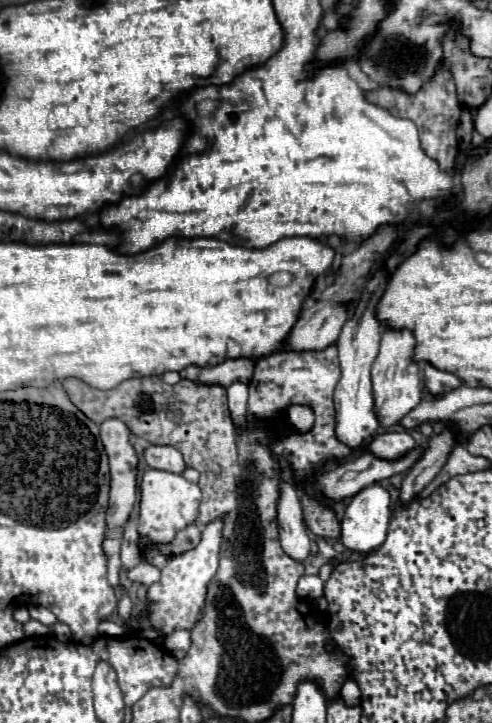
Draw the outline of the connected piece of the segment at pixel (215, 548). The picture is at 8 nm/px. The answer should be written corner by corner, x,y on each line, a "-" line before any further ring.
220,520
204,526
200,544
190,552
184,552
180,556
172,556
170,562
162,568
162,576
160,576
158,584
152,584
148,588
150,622
162,634
170,634
178,628
192,628
194,622
202,616
206,586
218,568
220,540
222,540
222,522

